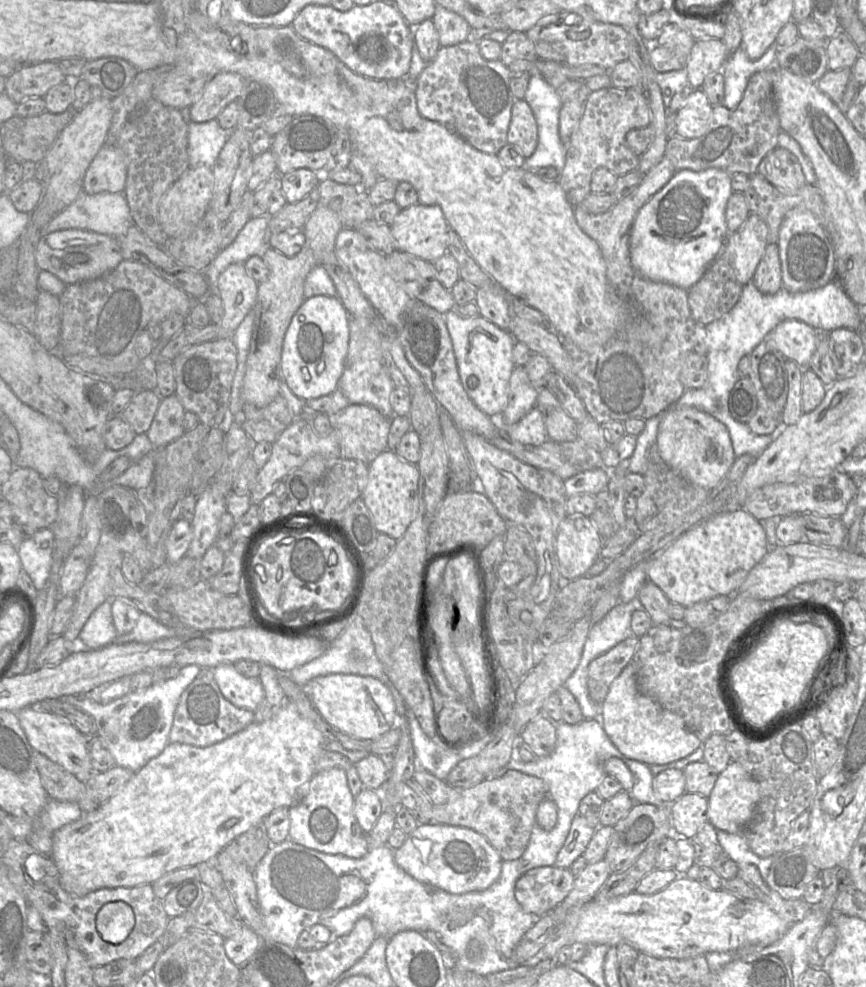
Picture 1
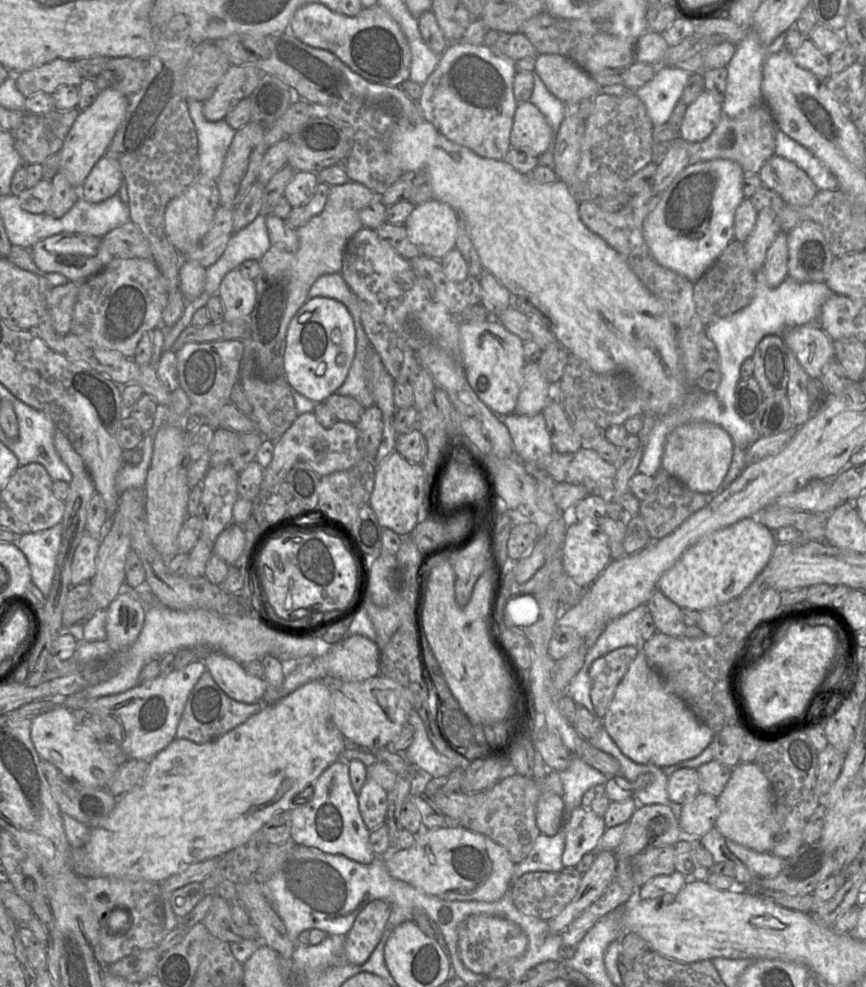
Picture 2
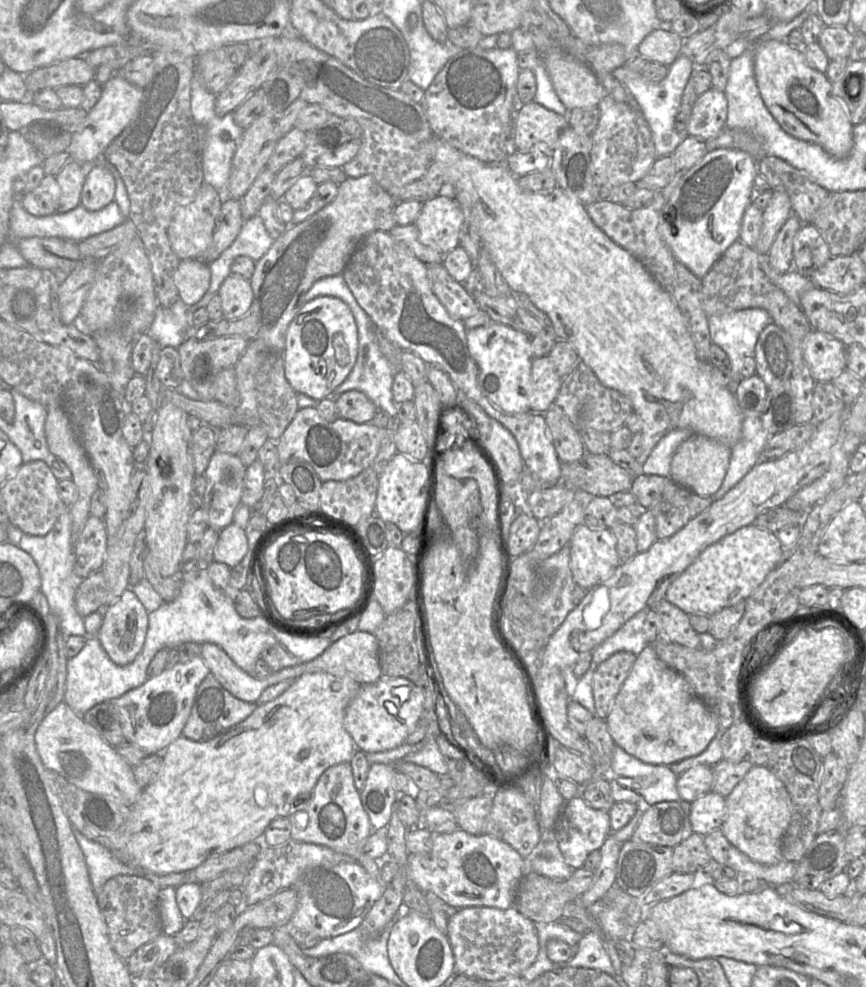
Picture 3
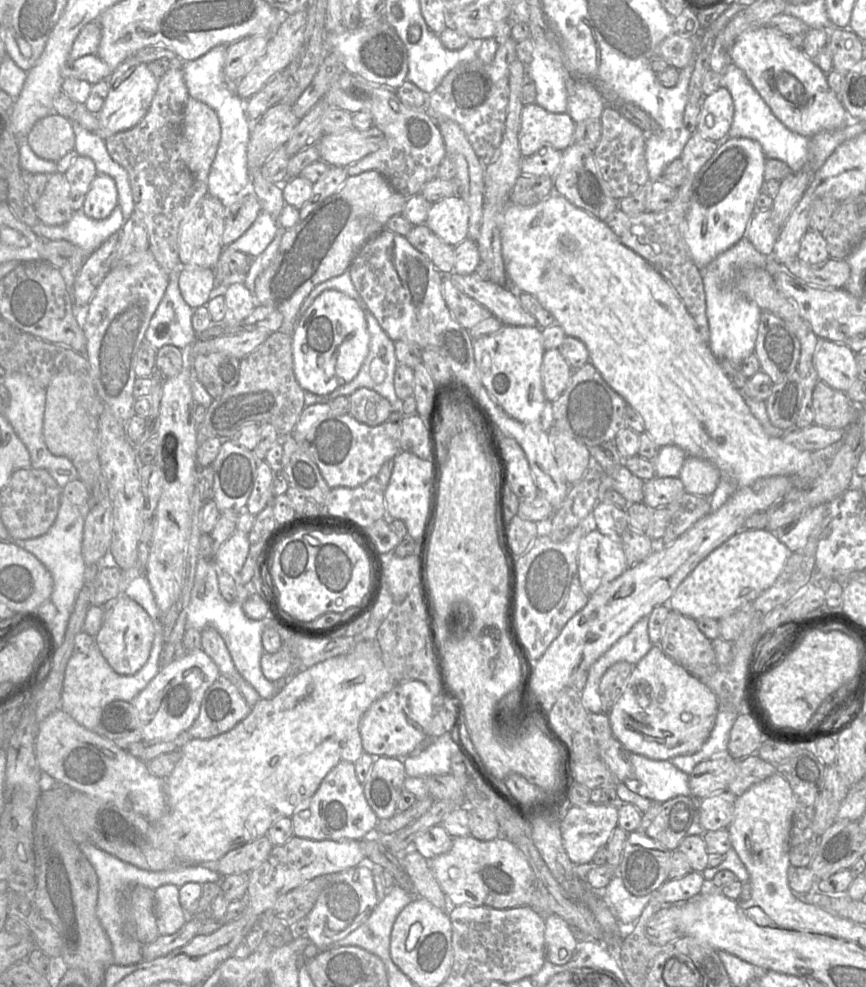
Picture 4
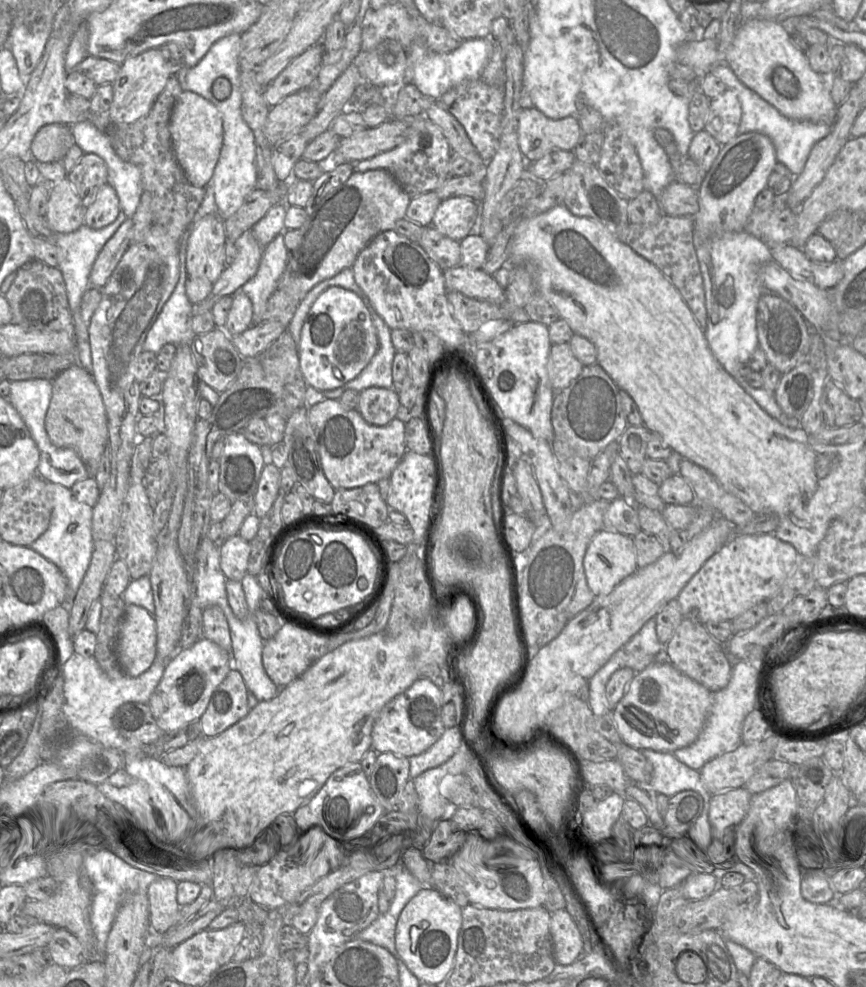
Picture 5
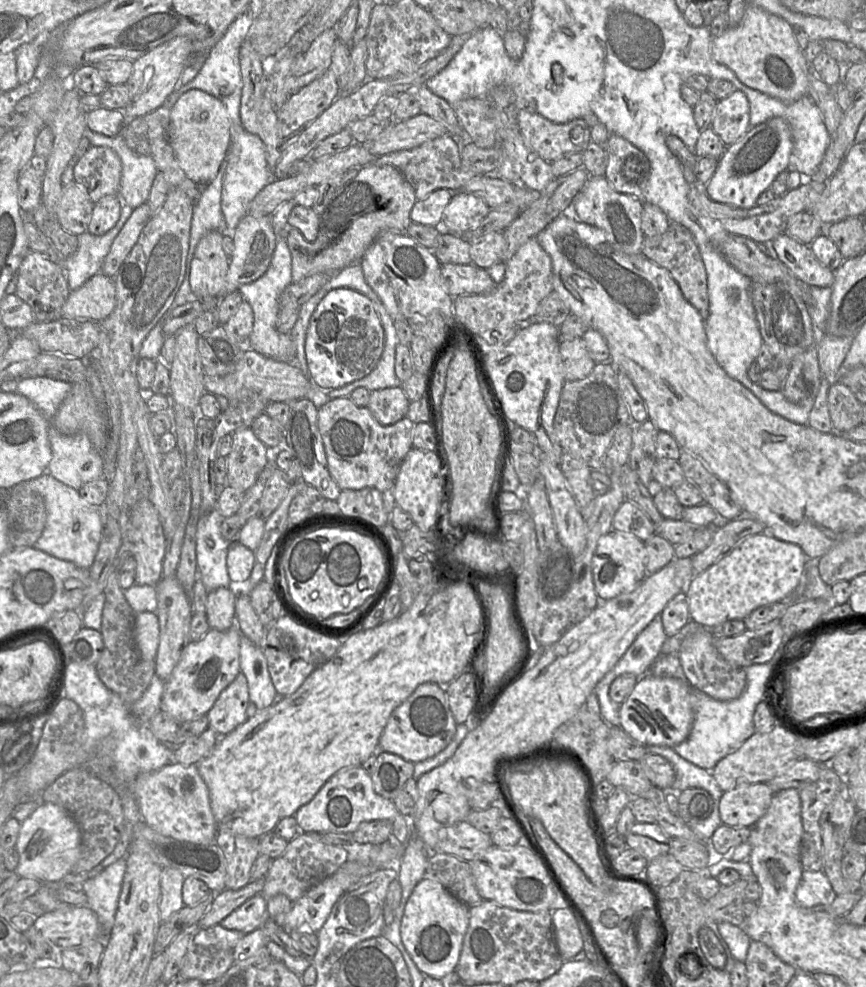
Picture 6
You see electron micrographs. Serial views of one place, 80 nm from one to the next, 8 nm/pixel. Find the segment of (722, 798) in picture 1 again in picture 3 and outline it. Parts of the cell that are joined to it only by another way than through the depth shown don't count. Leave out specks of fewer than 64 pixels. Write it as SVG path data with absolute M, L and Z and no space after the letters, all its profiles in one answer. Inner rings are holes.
M753 765L726 797L726 813L720 827L728 842L755 862L774 865L782 860L781 842L791 820L791 800L782 781L765 766Z

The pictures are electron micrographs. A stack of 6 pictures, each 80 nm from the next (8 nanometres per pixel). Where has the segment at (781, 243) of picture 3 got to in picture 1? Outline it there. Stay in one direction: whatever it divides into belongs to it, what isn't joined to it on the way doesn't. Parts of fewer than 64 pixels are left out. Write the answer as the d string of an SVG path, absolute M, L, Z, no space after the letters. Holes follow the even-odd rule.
M777 243L766 246L751 281L763 294L775 294L782 288L781 262Z

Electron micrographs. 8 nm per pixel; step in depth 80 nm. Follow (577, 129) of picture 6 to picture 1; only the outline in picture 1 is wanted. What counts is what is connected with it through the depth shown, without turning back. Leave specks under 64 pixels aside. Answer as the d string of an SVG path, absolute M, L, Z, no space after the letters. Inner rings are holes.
M524 99L515 100L512 107L507 144L517 148L524 158L529 158L536 150L538 127L531 107Z

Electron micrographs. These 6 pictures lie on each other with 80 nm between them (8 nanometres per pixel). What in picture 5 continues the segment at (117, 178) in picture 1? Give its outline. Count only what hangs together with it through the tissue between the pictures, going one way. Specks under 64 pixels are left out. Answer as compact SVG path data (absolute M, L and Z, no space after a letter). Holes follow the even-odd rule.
M106 183L99 188L95 200L86 207L84 223L93 229L103 228L116 220L120 210L114 187Z

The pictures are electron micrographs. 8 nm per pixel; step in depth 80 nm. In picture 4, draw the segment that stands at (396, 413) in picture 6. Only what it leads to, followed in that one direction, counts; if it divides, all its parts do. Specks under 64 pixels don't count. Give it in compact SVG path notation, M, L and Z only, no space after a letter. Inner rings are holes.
M359 388L349 397L349 415L368 426L377 426L389 419L393 412L390 402L374 390Z

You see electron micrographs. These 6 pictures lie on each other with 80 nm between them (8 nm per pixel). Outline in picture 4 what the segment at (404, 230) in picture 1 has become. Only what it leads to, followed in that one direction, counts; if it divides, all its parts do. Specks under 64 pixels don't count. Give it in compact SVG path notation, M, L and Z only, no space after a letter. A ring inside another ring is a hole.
M459 196L434 202L425 225L442 241L457 246L468 237L469 207Z

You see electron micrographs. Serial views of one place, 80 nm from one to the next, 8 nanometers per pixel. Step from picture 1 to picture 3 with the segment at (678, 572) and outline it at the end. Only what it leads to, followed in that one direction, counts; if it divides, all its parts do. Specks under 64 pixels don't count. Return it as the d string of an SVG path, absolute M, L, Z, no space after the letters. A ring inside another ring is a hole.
M753 523L743 526L704 549L669 585L665 599L687 615L711 616L749 597L780 562L782 554L776 533Z

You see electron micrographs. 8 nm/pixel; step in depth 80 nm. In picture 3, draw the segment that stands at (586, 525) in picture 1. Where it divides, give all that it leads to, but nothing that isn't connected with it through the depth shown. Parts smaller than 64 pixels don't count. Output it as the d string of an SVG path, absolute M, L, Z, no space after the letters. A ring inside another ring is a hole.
M581 524L568 544L573 579L584 591L607 580L620 564L610 529L593 530Z

